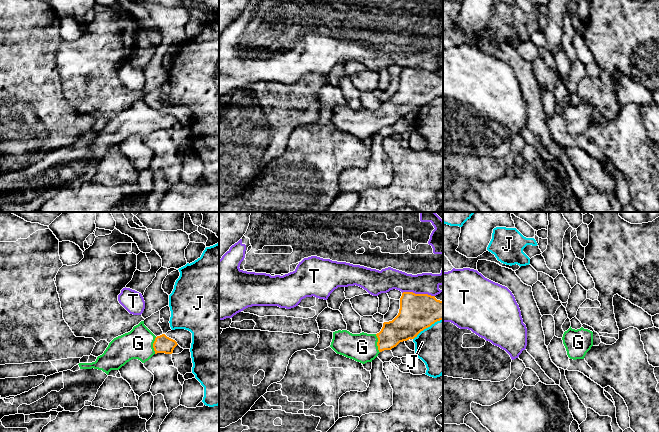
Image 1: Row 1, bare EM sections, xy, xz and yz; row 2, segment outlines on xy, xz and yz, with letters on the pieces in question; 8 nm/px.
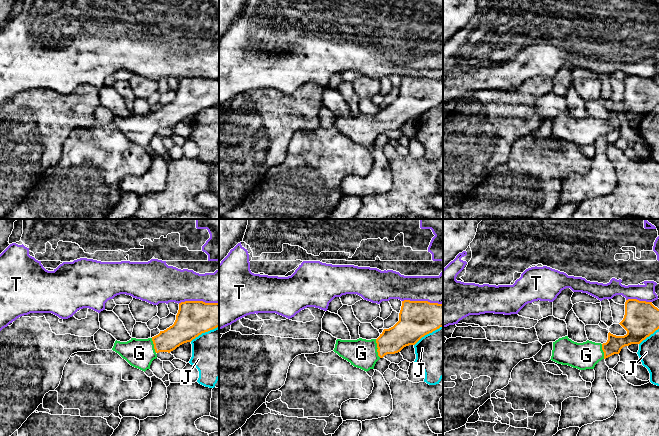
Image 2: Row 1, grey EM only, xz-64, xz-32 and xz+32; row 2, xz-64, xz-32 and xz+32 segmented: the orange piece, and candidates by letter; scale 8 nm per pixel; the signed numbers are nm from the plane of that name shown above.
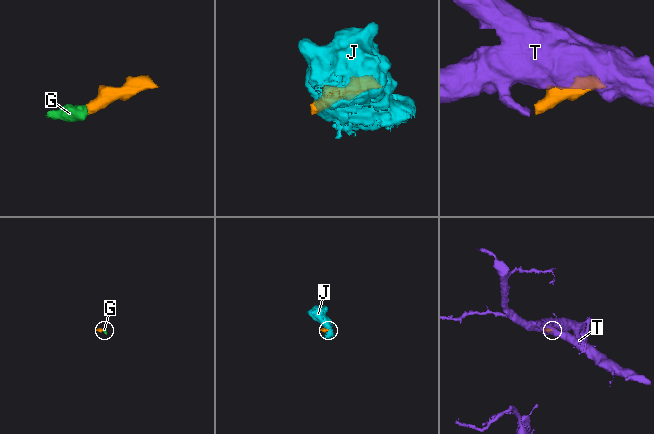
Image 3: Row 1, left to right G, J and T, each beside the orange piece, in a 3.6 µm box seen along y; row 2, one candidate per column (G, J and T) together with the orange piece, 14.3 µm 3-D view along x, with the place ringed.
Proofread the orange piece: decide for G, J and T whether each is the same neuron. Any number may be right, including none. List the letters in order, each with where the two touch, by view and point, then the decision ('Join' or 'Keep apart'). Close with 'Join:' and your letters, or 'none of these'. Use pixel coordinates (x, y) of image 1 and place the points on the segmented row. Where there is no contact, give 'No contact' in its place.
G: Touches orange at xz (377, 343). Join
J: Touches orange at xz (427, 327). Keep apart
T: Touches orange at xz (418, 294). Keep apart
Join: G

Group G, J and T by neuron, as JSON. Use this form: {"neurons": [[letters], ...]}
{"neurons": [["G"], ["J"], ["T"]]}

